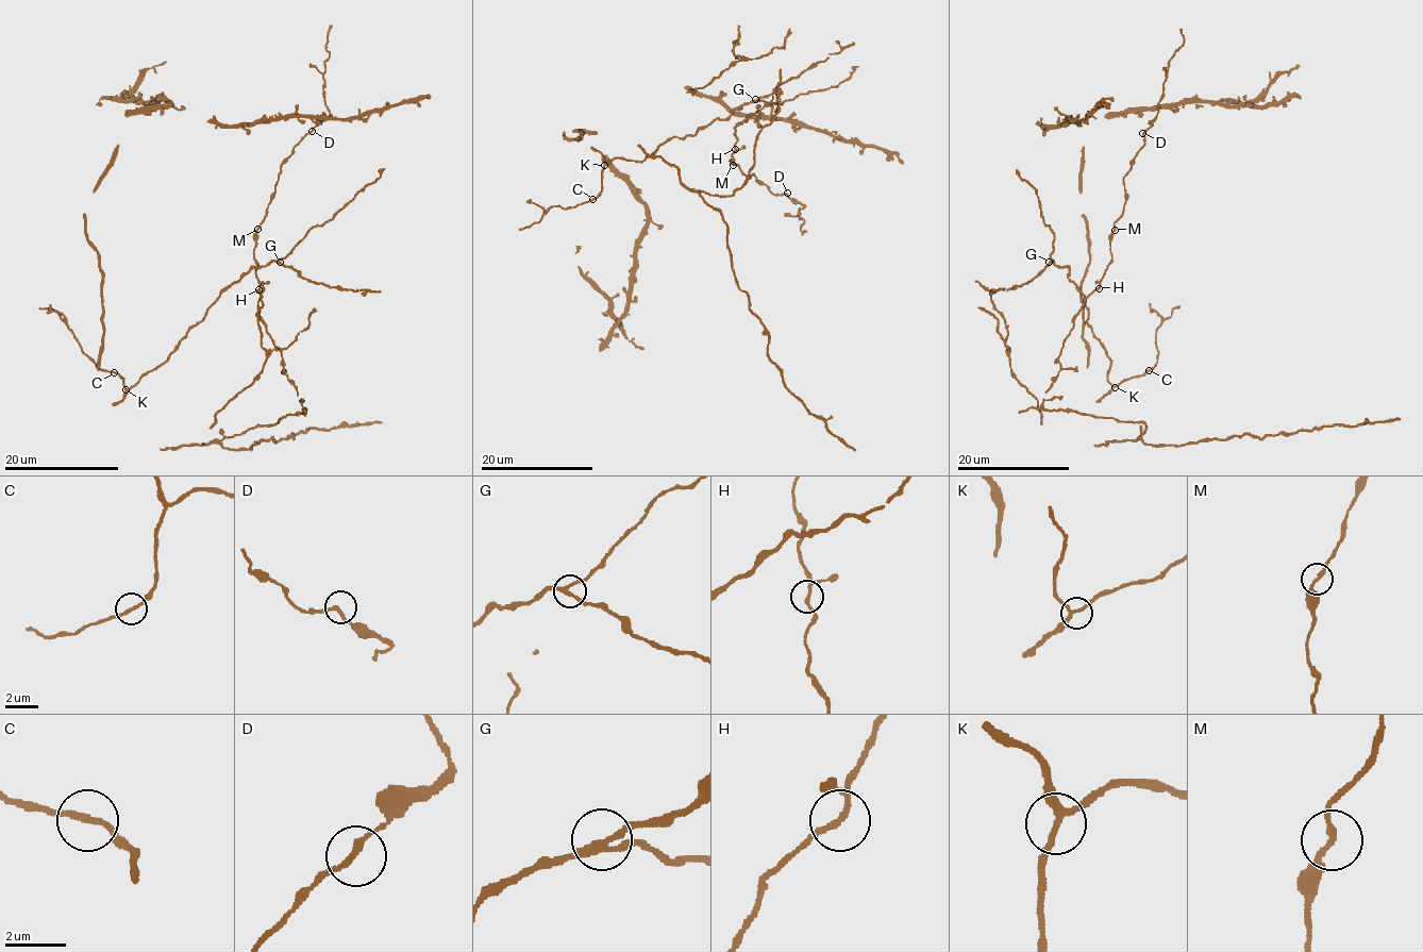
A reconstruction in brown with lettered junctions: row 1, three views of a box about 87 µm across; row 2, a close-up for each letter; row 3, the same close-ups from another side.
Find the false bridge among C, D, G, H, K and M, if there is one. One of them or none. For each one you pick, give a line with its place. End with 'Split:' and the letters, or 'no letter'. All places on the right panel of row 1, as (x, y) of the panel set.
Split: no letter

